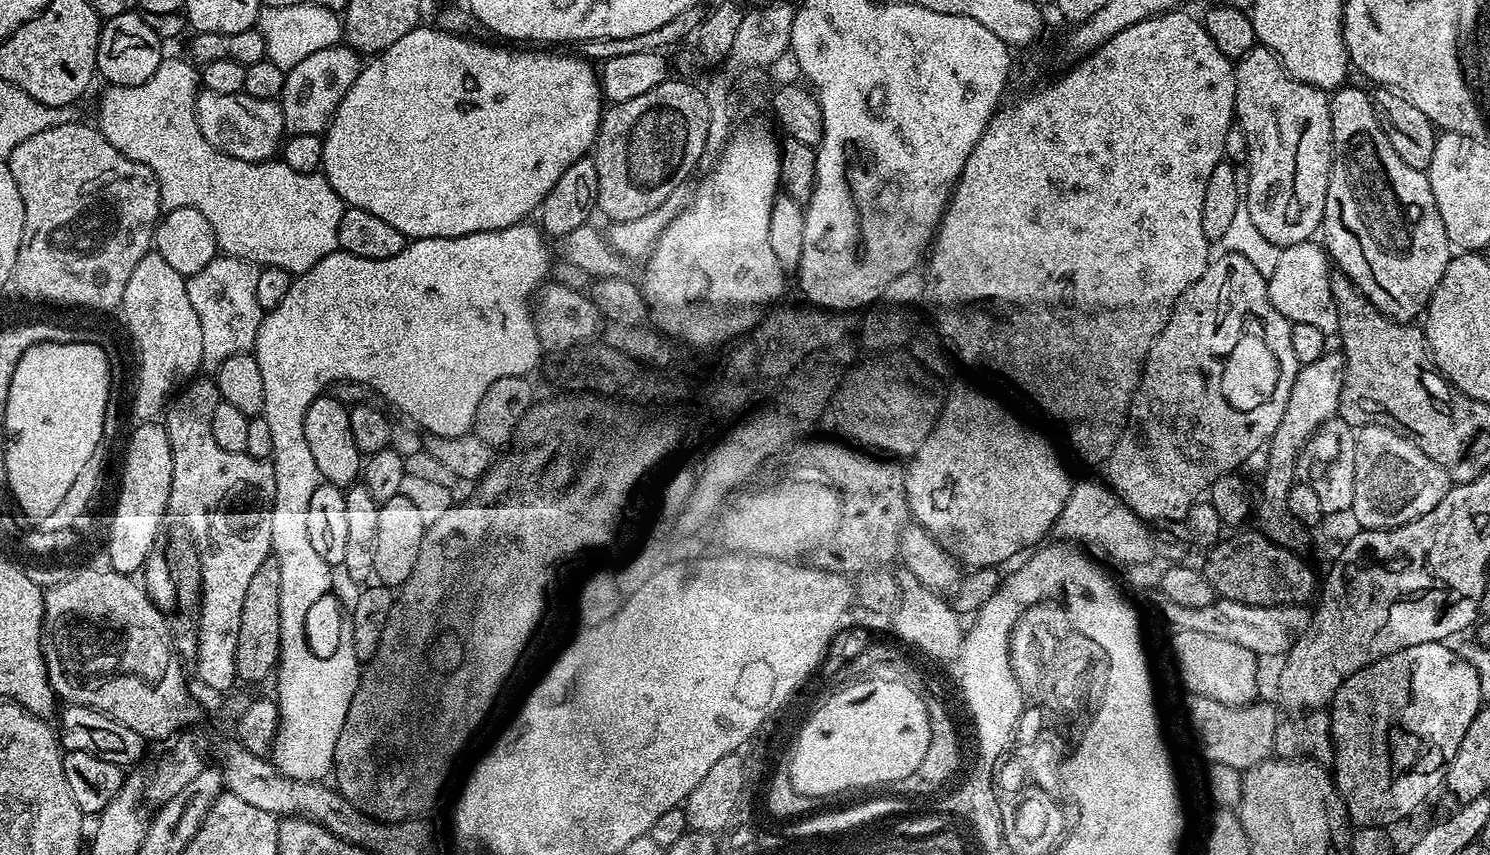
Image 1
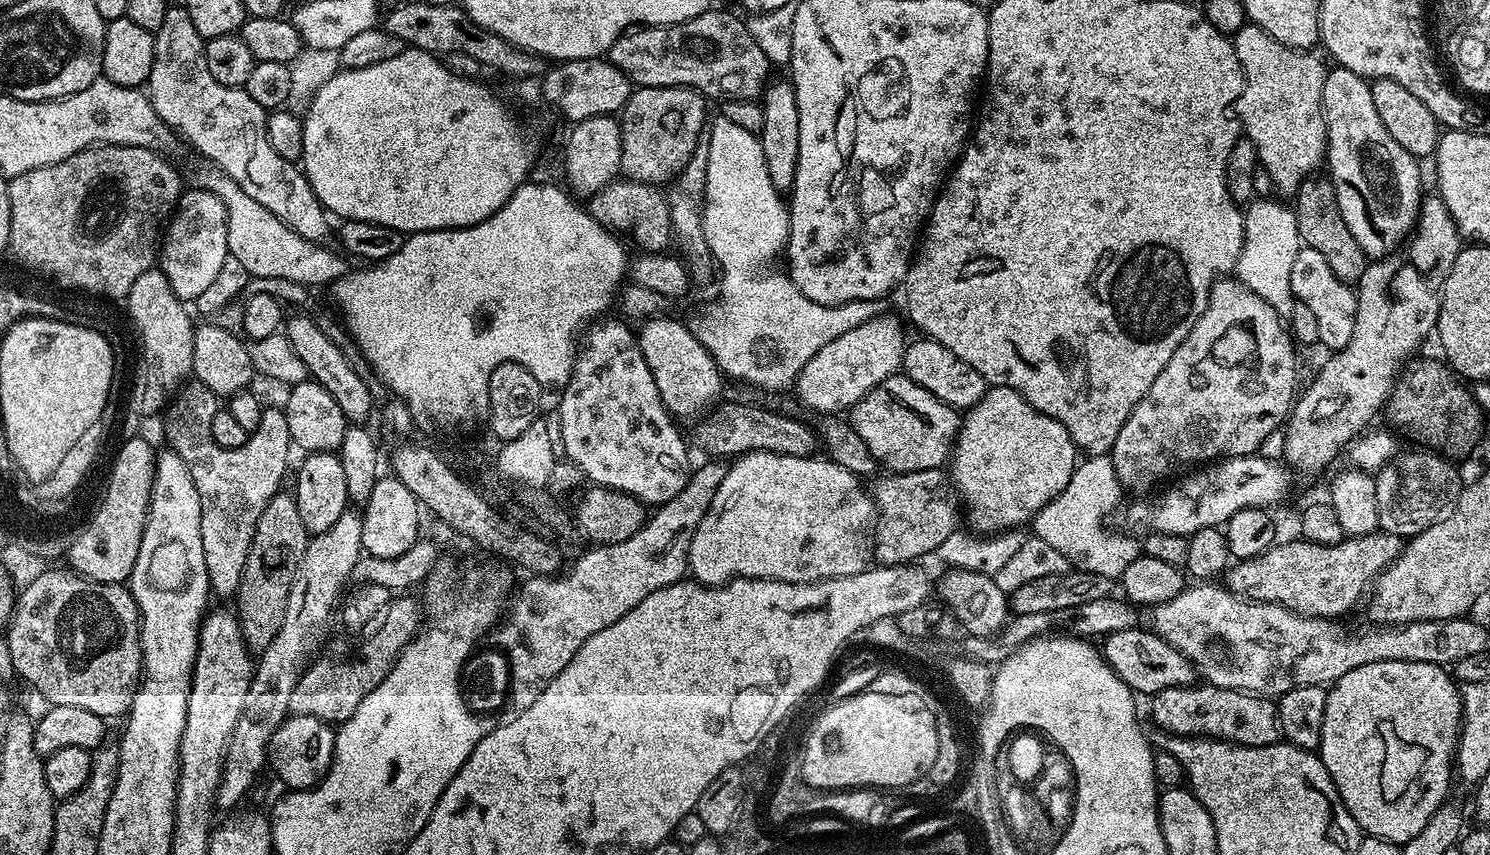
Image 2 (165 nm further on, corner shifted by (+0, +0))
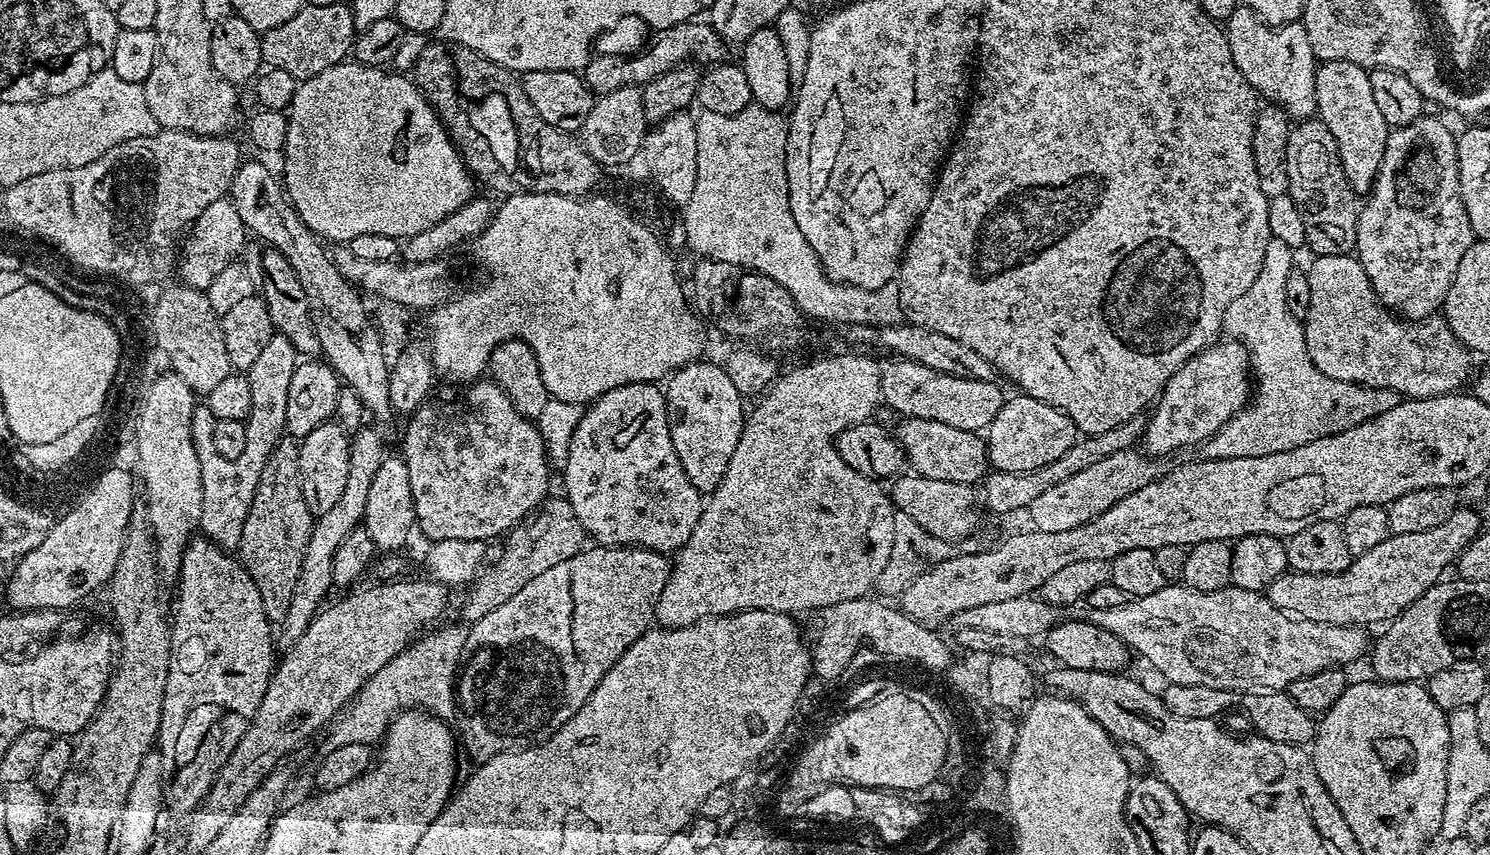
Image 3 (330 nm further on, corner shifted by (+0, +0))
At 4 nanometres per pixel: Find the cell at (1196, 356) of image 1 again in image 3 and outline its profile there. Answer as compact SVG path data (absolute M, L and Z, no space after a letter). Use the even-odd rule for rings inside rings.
M1231 338L1213 342L1197 356L1191 356L1166 382L1151 409L1152 417L1149 415L1144 425L1143 451L1153 458L1165 458L1179 448L1203 445L1218 429L1226 426L1230 418L1238 415L1249 400L1249 349Z

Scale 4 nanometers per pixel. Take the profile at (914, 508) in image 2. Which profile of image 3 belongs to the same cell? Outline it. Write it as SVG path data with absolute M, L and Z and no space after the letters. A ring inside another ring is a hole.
M1138 415L1132 420L1122 422L1122 426L1114 426L1114 430L1106 430L1100 436L1081 435L1072 443L1070 450L1066 450L1066 454L1062 454L1062 458L1054 458L1054 462L1050 462L1038 470L1030 470L1029 472L989 471L982 481L982 489L984 488L983 507L985 504L996 516L1008 516L1011 512L1022 511L1023 508L1024 511L1031 509L1034 498L1039 498L1046 490L1058 486L1058 482L1066 482L1066 478L1078 474L1090 466L1095 466L1097 462L1102 462L1102 458L1110 458L1110 454L1135 449L1141 443L1145 423L1145 417Z

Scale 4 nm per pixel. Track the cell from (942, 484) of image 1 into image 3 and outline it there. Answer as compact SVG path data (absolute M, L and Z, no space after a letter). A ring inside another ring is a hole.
M1023 394L1009 395L1002 410L990 422L986 429L989 465L997 472L1029 472L1038 470L1054 458L1062 458L1066 450L1078 438L1074 422L1062 410L1038 402Z

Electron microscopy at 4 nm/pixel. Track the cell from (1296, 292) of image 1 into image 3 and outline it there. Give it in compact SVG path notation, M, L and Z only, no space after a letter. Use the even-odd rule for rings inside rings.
M1355 255L1347 256L1316 256L1312 265L1307 265L1306 271L1310 278L1310 314L1302 322L1304 326L1304 337L1306 338L1306 350L1310 354L1310 362L1326 374L1326 378L1334 378L1338 382L1350 382L1351 384L1364 384L1368 388L1389 388L1398 393L1402 398L1411 398L1414 400L1425 400L1431 396L1445 396L1451 392L1459 392L1465 387L1464 383L1468 380L1468 375L1472 372L1473 353L1454 334L1454 330L1444 319L1443 315L1437 314L1427 316L1425 320L1405 320L1389 310L1384 305L1384 301L1379 300L1374 294L1370 284L1370 278L1366 278L1366 270L1362 270L1360 261Z

